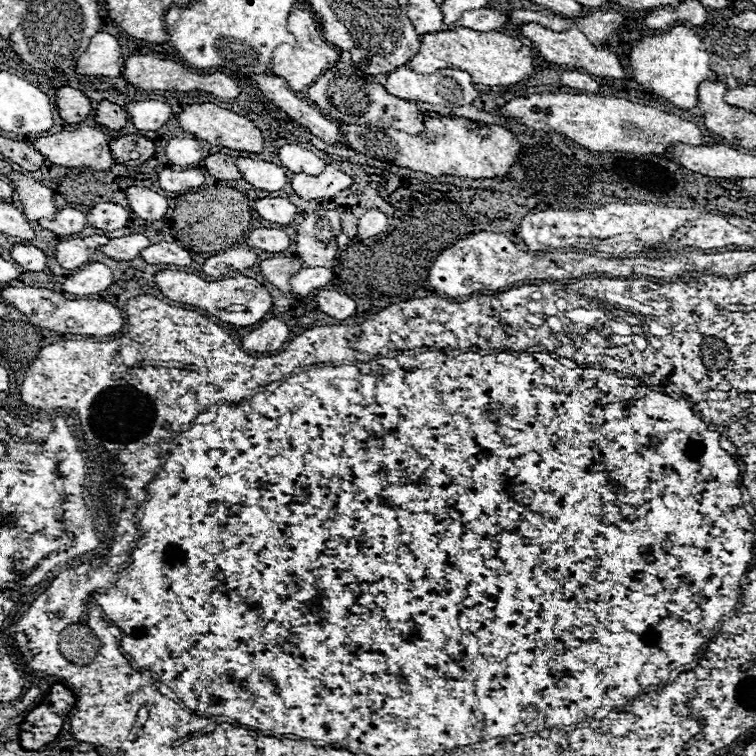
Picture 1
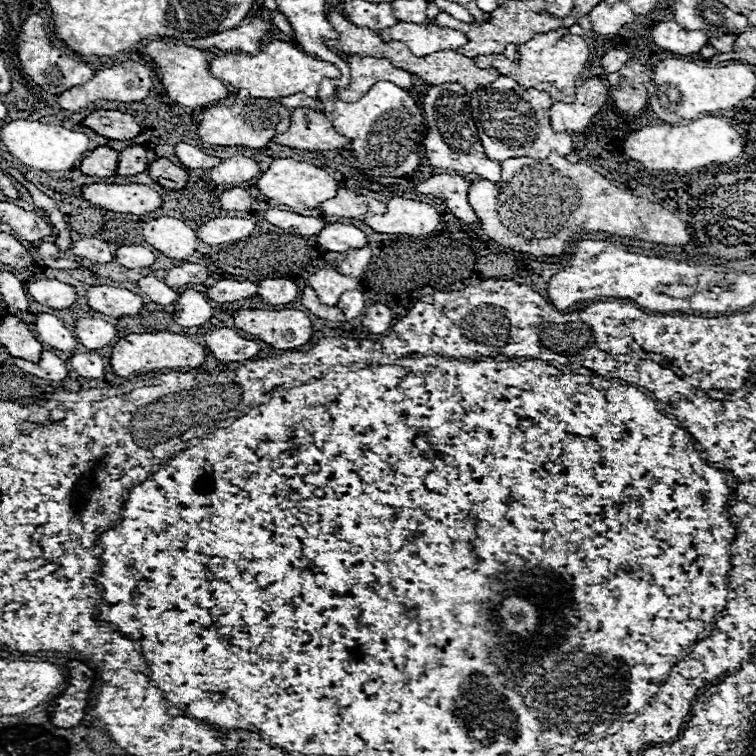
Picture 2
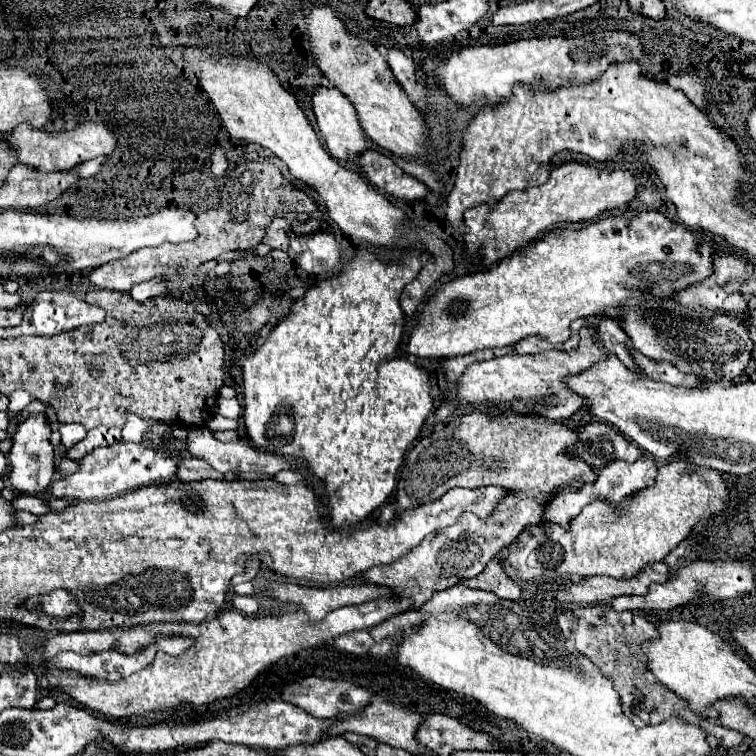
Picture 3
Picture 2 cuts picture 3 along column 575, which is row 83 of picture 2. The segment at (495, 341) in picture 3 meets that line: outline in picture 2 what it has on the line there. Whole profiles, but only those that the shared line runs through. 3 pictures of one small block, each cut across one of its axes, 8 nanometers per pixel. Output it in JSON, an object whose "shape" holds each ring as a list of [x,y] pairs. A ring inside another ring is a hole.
{"shape":[[[282,40],[264,42],[260,52],[254,56],[244,52],[218,56],[210,62],[210,72],[218,76],[218,80],[222,80],[224,84],[232,84],[238,90],[248,90],[252,98],[282,98],[298,92],[318,98],[318,88],[324,78],[340,78],[340,70],[334,64],[322,62],[306,54],[302,48]]]}

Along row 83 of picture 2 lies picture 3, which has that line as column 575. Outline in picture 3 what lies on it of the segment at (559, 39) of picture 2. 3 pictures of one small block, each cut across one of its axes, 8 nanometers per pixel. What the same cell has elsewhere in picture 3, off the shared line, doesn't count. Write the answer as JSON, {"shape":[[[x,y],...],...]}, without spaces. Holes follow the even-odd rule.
{"shape":[[[684,458],[672,460],[658,470],[654,486],[638,490],[618,504],[594,498],[570,520],[570,528],[562,528],[556,522],[524,528],[516,538],[516,550],[502,556],[502,568],[512,580],[522,582],[540,576],[558,578],[576,574],[632,578],[648,564],[662,560],[686,540],[702,520],[728,512],[734,482],[726,480],[726,476],[728,474],[700,468]]]}

